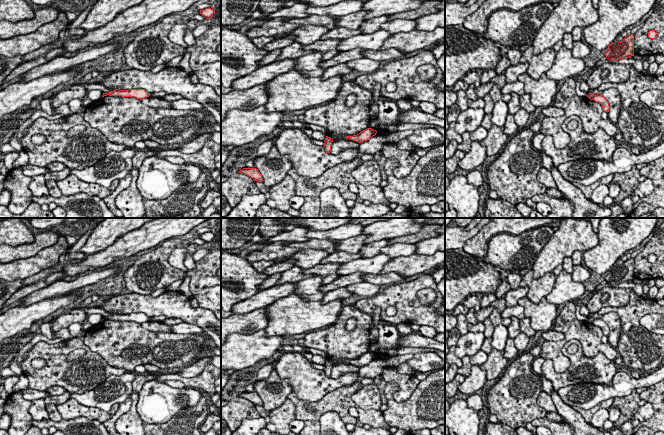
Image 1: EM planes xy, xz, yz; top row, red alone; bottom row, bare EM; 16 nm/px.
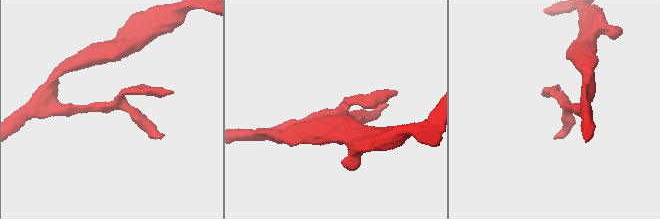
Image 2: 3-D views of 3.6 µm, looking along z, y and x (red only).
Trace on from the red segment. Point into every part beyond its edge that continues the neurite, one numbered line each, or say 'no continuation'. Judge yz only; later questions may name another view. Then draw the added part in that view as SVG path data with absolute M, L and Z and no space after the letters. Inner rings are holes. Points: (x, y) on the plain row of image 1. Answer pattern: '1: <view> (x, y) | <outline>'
no continuation

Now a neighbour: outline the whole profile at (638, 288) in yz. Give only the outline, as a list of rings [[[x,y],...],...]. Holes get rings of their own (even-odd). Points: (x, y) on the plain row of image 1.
[[[622,282],[618,285],[615,285],[614,288],[632,288],[638,296],[643,298],[646,296],[643,292],[643,286],[641,284]]]

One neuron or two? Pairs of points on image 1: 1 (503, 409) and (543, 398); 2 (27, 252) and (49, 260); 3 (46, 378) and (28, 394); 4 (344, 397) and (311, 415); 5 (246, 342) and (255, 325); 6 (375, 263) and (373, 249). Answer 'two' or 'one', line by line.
1: two
2: two
3: two
4: one
5: two
6: two

